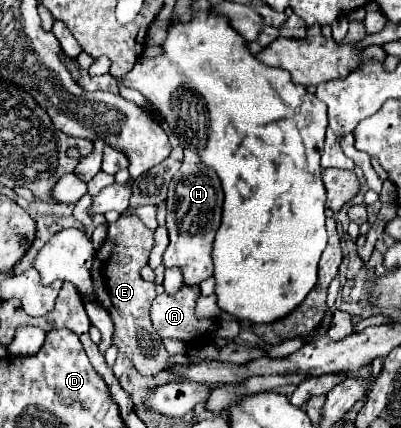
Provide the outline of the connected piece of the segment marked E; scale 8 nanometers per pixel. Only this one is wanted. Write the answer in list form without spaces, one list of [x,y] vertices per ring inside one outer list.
[[[121,215],[115,223],[109,225],[107,239],[101,249],[95,253],[95,263],[91,269],[95,283],[95,301],[99,301],[111,315],[115,323],[113,343],[123,355],[131,359],[135,369],[143,377],[153,377],[161,371],[173,369],[175,365],[187,367],[187,355],[169,355],[163,347],[161,337],[153,331],[149,307],[155,299],[155,285],[141,279],[139,269],[147,265],[149,251],[153,247],[153,231],[147,229],[135,215]]]

